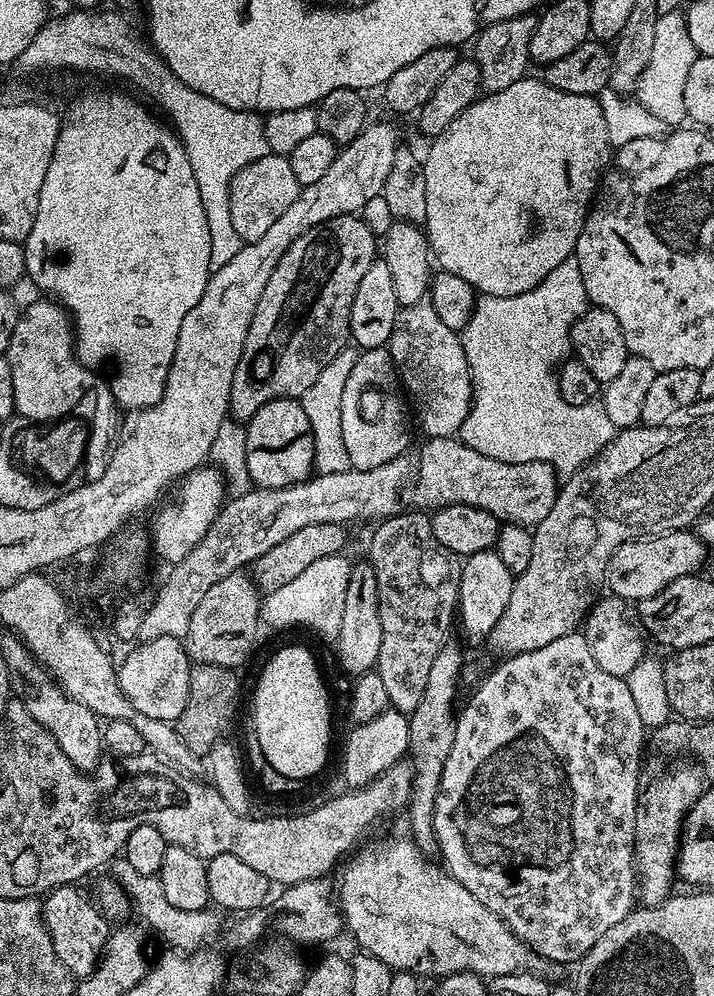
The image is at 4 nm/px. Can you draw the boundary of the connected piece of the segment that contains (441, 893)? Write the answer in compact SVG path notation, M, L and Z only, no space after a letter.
M384 840L373 848L363 848L347 861L348 865L343 865L345 868L340 876L340 888L338 884L338 907L342 924L346 932L356 939L360 947L357 949L386 962L386 966L393 970L420 974L433 972L436 978L454 972L473 972L481 978L509 976L519 972L547 973L549 961L513 934L506 922L498 918L498 914L482 906L482 902L478 902L478 898L474 898L474 894L470 894L462 882L442 874L441 865L431 864L428 861L431 859L420 851L415 840Z

